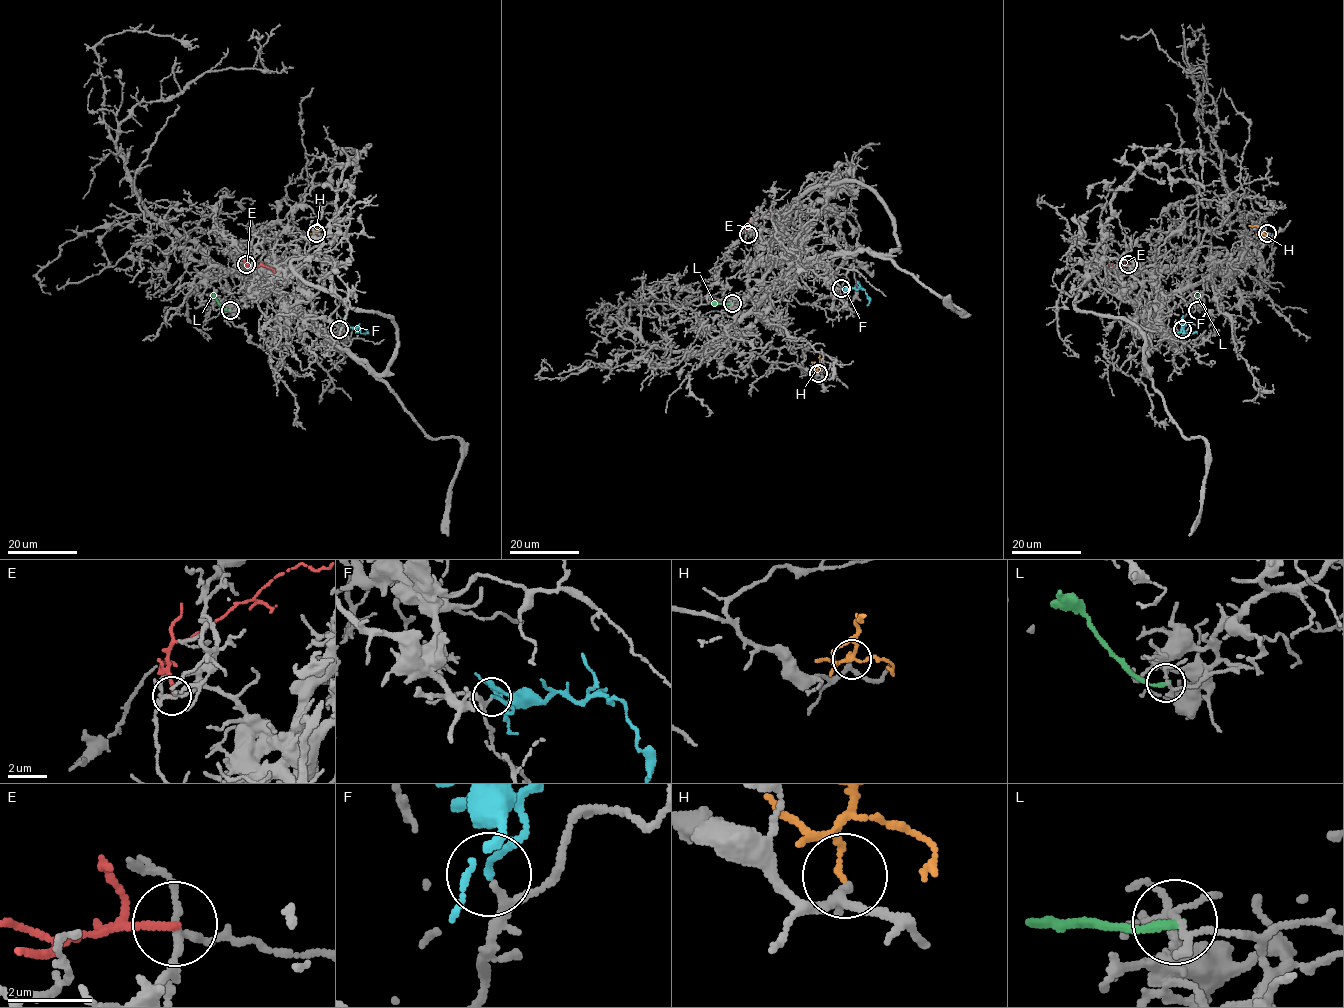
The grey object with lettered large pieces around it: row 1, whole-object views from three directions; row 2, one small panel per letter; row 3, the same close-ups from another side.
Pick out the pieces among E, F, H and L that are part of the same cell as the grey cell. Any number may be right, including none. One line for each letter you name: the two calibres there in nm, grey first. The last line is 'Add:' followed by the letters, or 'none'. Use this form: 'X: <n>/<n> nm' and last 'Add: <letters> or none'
F: 150/150 nm
Add: F

